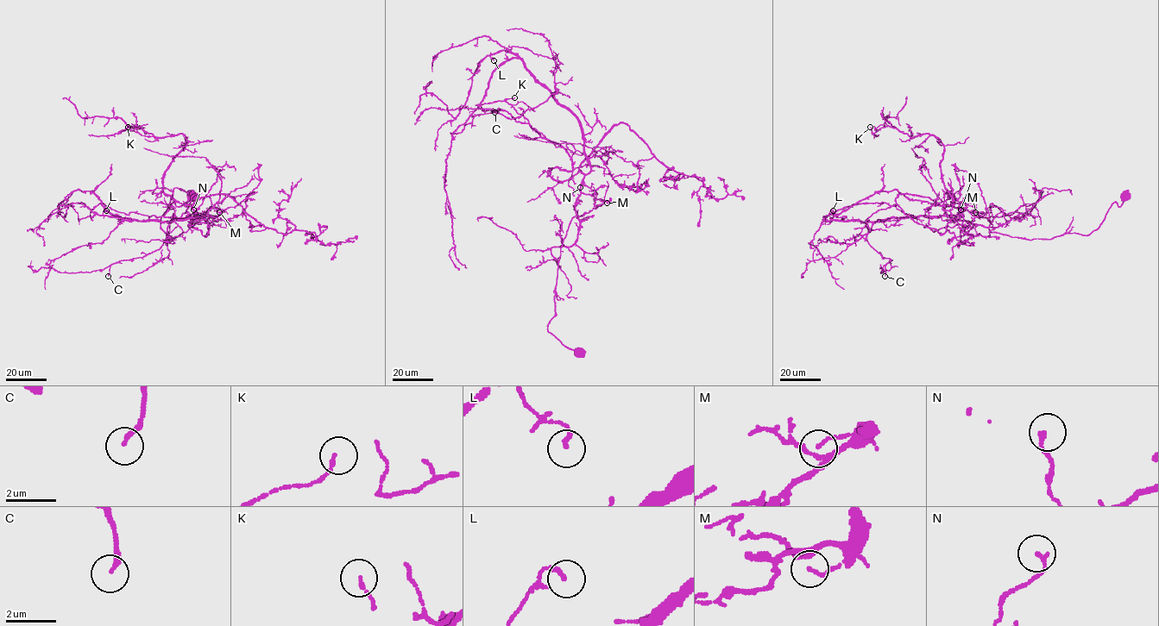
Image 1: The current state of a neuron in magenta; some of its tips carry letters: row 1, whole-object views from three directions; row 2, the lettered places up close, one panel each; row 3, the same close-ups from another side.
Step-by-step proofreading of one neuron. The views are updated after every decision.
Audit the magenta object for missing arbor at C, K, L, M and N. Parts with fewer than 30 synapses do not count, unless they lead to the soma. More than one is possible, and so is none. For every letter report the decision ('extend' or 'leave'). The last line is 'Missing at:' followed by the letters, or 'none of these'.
C: extend
K: leave
L: leave
M: leave
N: leave
Missing at: C

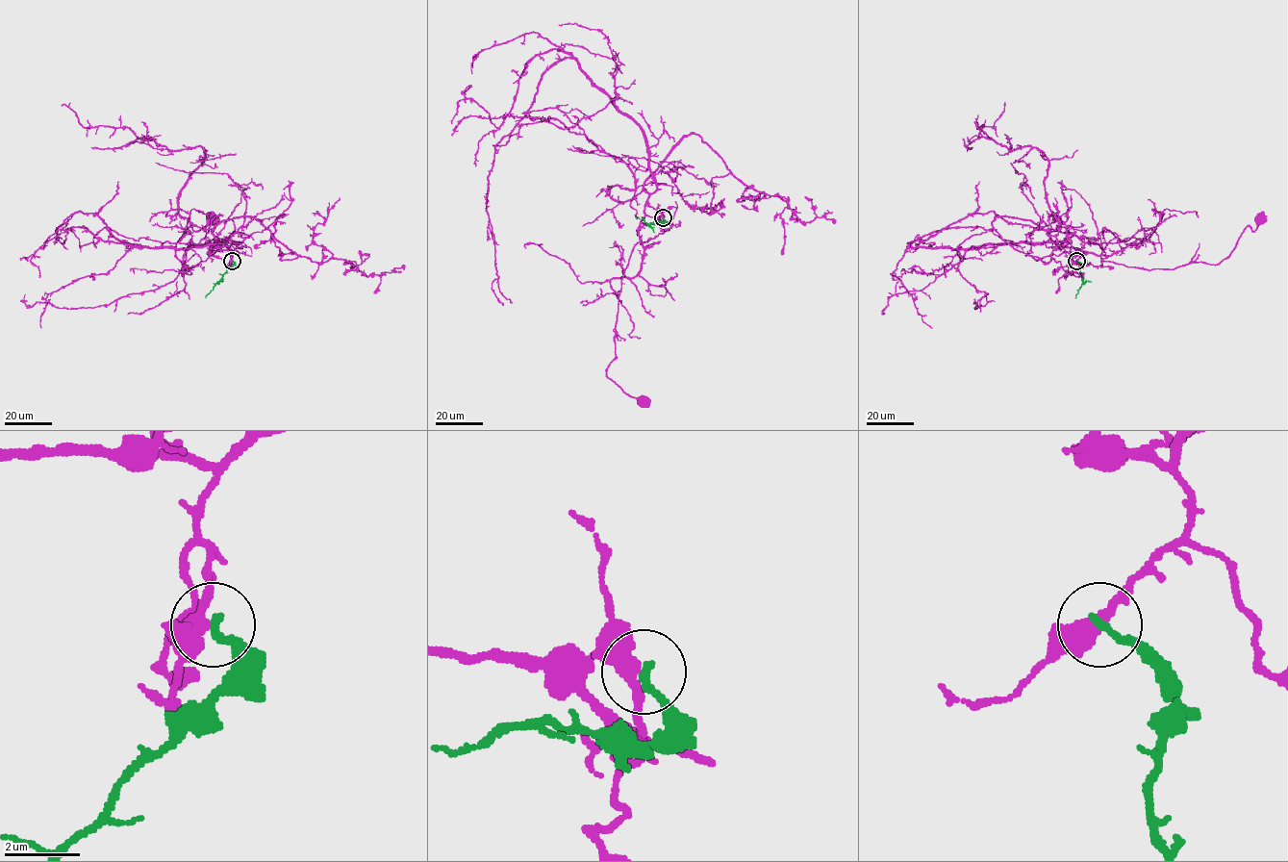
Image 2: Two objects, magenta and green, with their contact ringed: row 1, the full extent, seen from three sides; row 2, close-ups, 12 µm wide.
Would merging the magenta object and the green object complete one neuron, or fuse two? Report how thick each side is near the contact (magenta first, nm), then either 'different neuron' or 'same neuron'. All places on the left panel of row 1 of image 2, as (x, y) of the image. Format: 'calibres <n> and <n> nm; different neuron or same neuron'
calibres 380 and 220 nm; different neuron

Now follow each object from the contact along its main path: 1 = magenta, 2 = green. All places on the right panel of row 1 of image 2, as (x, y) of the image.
1: (1076, 261), (1082, 251), (1074, 248), (1149, 270), (1218, 265), (1259, 219)
2: (1076, 261), (1081, 265), (1083, 283), (1074, 297)

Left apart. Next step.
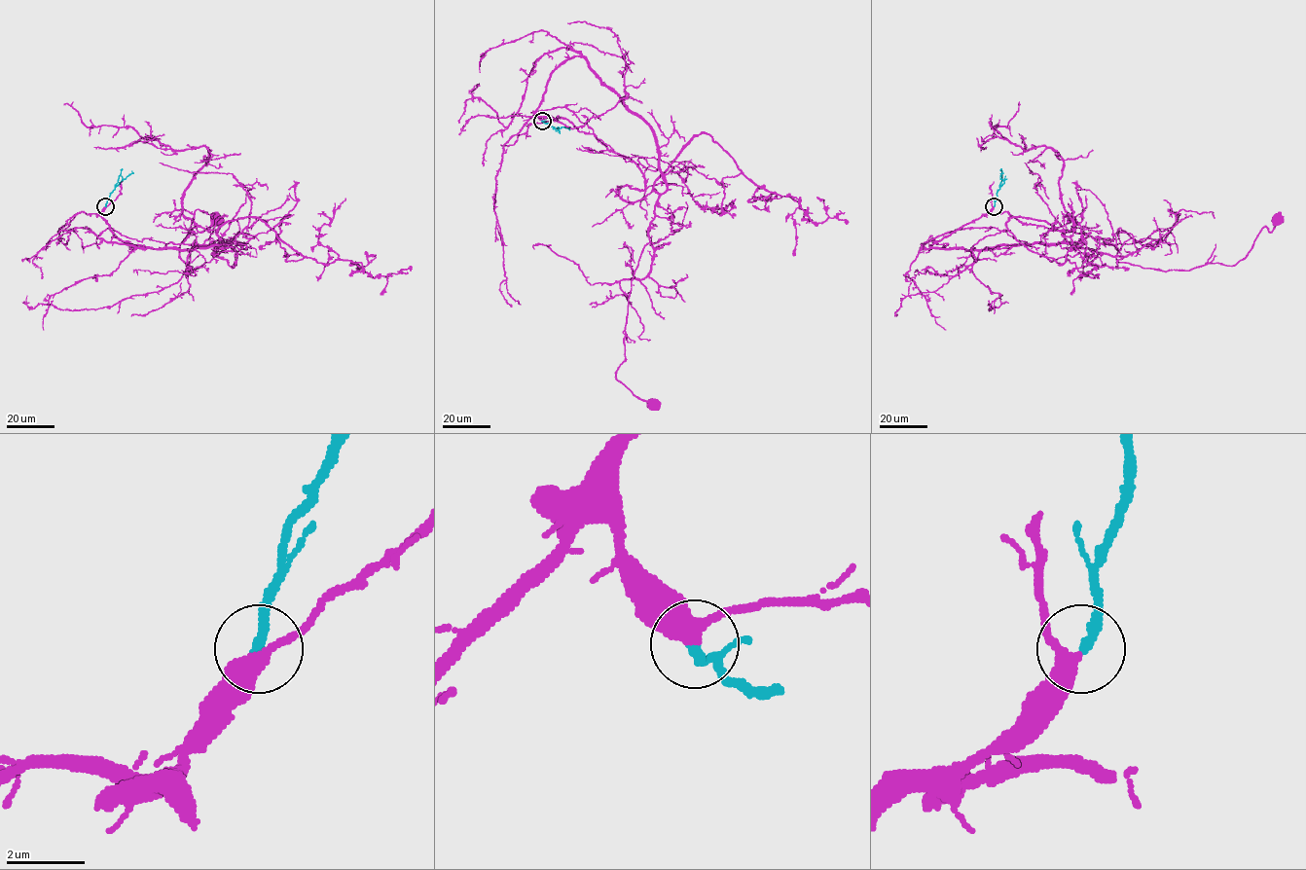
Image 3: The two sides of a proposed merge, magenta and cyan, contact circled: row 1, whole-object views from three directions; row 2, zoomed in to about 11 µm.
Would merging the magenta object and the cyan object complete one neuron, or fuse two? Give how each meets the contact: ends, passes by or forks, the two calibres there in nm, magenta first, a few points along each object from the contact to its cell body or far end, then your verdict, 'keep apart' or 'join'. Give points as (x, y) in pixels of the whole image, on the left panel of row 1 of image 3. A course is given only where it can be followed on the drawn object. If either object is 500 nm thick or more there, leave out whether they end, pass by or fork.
magenta passes by; cyan ends; calibres 340 and 260 nm; course magenta (105, 206), (112, 234), (132, 245), (230, 242), (194, 271), (179, 256), (181, 241), (215, 220); course cyan (105, 206), (112, 191), (131, 171); join

